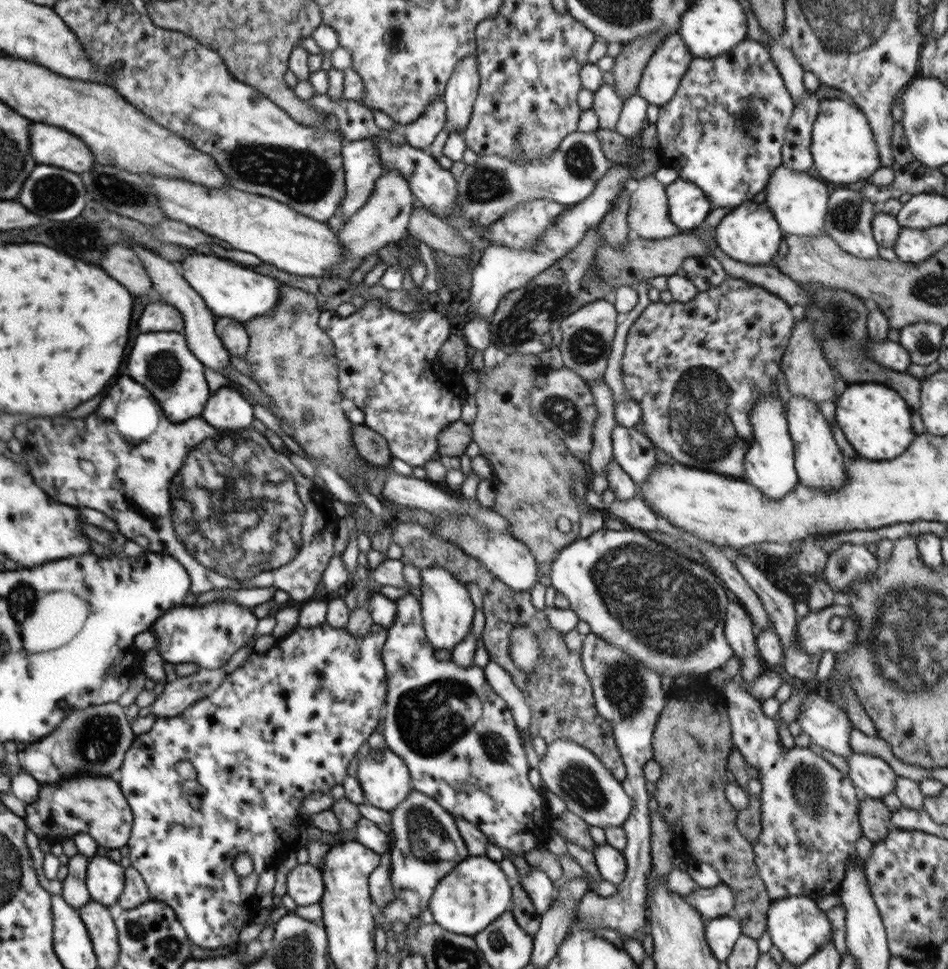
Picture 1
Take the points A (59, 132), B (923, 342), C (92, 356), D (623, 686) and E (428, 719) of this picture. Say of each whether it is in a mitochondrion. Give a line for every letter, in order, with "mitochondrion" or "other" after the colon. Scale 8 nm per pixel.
A: other
B: mitochondrion
C: other
D: mitochondrion
E: mitochondrion

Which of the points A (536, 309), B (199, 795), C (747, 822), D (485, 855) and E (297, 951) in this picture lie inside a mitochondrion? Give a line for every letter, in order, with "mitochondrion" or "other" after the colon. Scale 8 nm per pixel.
A: mitochondrion
B: other
C: mitochondrion
D: other
E: mitochondrion

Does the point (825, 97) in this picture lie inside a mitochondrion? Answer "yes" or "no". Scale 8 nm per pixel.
no

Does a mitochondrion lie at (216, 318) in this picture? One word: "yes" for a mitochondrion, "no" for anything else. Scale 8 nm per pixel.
no

